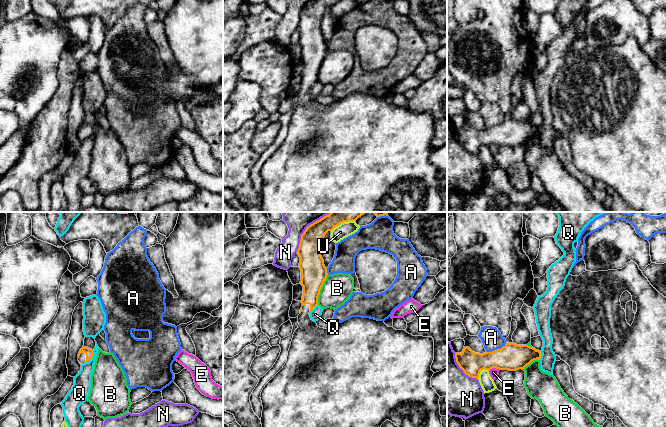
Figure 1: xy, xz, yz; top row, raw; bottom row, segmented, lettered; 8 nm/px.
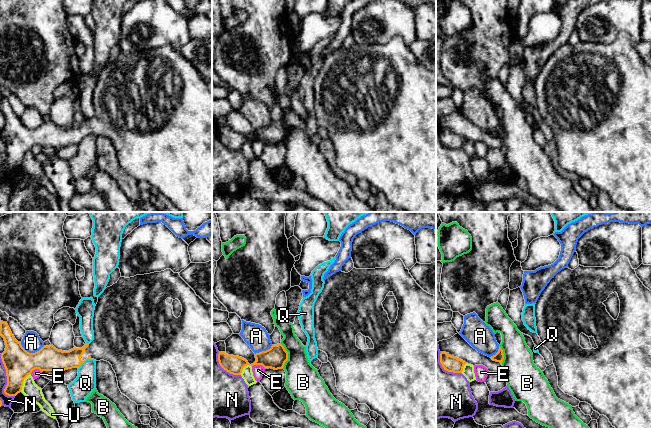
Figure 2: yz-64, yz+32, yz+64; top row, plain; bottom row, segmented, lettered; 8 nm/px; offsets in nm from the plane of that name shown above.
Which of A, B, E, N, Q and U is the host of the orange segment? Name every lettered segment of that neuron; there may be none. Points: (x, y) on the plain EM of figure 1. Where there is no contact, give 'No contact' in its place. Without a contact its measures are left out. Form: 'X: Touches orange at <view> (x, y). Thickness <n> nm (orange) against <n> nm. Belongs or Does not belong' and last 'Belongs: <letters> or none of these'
A: Touches orange at yz (497, 125). Thickness 220 nm (orange) against 160 nm. Does not belong
B: Touches orange at xz (320, 65). Thickness 200 nm (orange) against 240 nm. Does not belong
E: Touches orange at yz (493, 143). Thickness 220 nm (orange) against 70 nm. Does not belong
N: Touches orange at xz (301, 14). Thickness 200 nm (orange) against 150 nm. Does not belong
Q: Touches orange at xy (92, 132). Thickness 70 nm (orange) against 140 nm. Does not belong
U: Touches orange at yz (480, 146). Thickness 200 nm (orange) against 110 nm. Does not belong
Belongs: none of these

